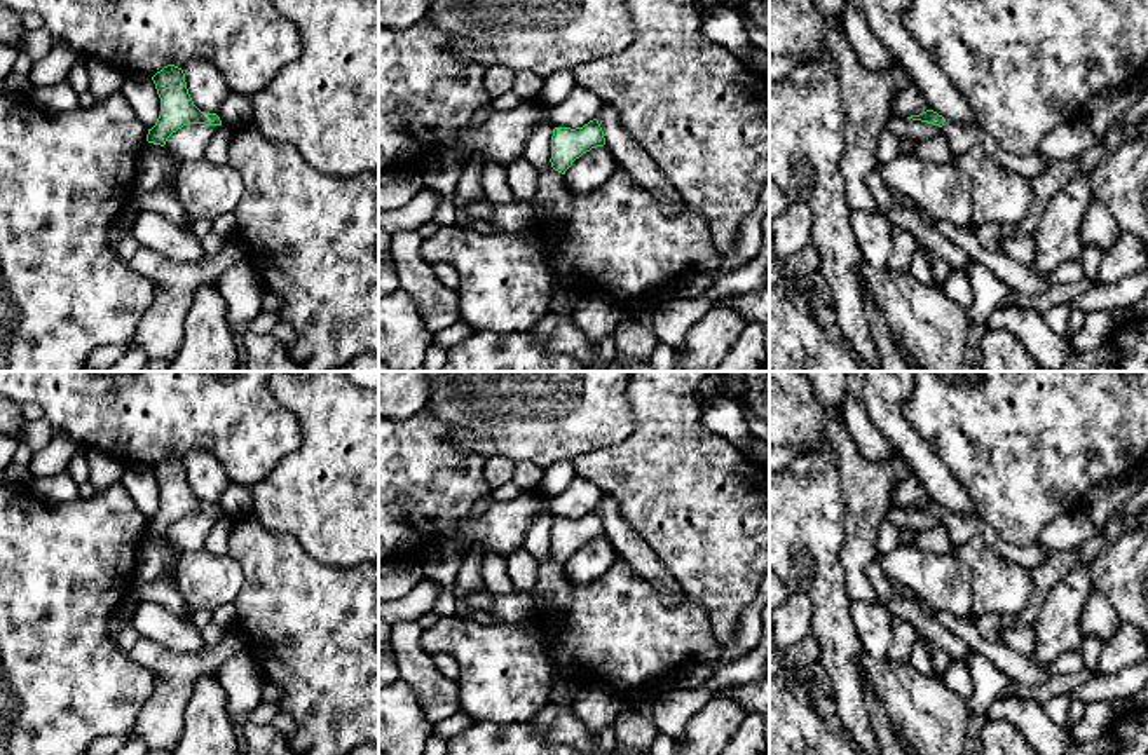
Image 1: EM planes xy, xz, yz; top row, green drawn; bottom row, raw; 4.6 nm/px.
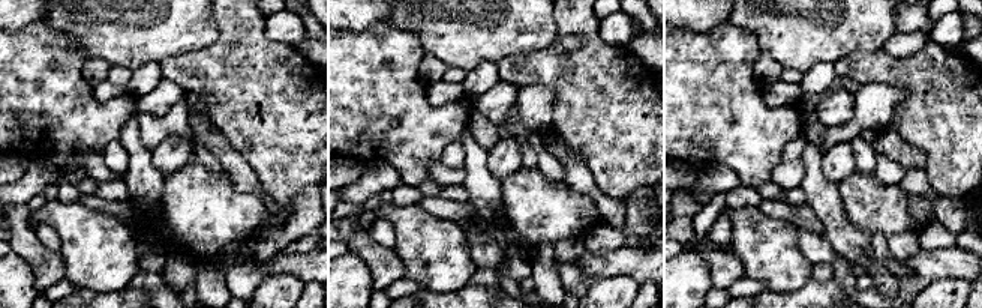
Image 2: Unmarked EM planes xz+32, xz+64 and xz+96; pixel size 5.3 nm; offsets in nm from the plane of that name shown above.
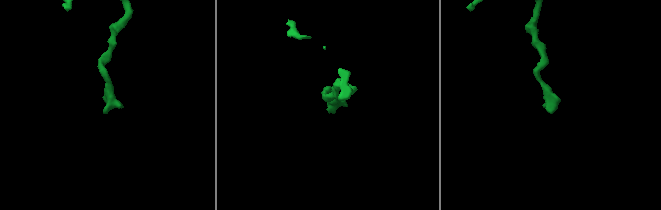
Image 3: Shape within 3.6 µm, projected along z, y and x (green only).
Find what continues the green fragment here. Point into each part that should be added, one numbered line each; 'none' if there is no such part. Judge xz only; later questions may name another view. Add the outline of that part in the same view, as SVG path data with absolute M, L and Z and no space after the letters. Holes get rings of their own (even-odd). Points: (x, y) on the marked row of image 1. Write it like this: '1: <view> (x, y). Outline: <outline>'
none

